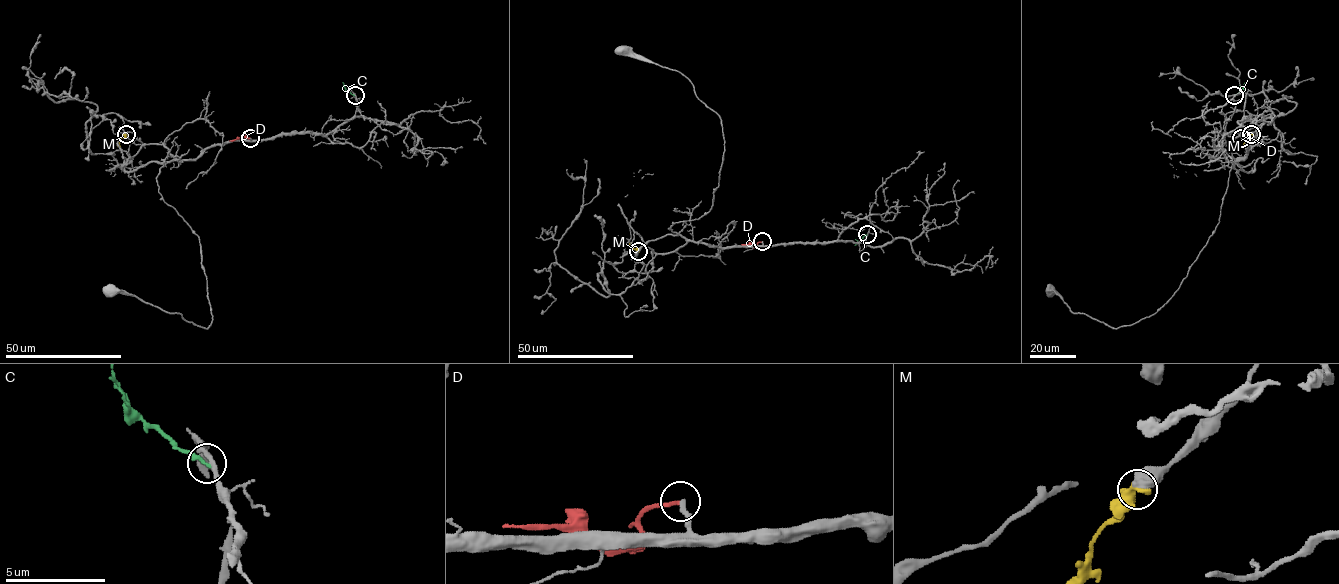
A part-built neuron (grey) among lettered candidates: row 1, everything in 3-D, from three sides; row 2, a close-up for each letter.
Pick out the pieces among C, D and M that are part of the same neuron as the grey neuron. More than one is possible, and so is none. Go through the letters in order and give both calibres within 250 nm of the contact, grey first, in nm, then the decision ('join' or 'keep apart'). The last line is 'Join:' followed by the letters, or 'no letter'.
C: calibres 280 and 190 nm; keep apart
D: calibres 240 and 240 nm; keep apart
M: calibres 600 and 420 nm; keep apart
Join: no letter

